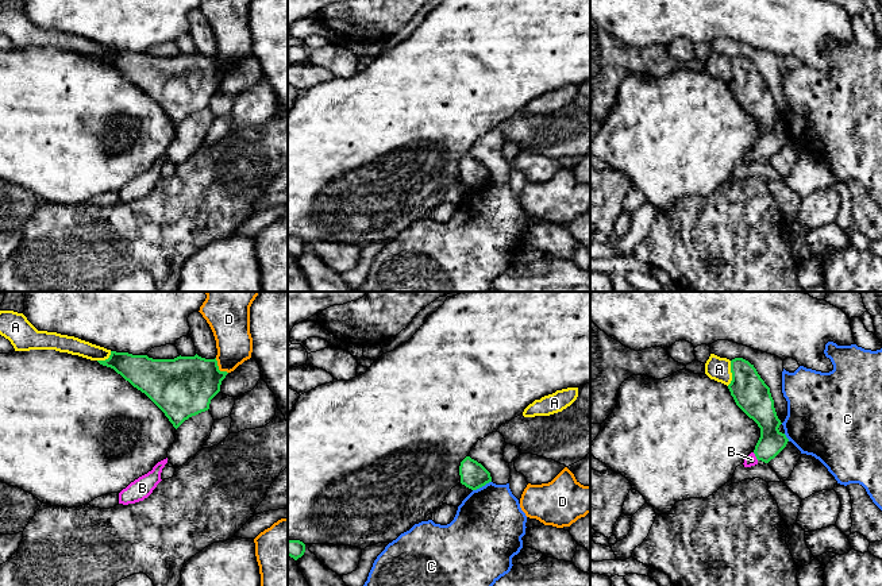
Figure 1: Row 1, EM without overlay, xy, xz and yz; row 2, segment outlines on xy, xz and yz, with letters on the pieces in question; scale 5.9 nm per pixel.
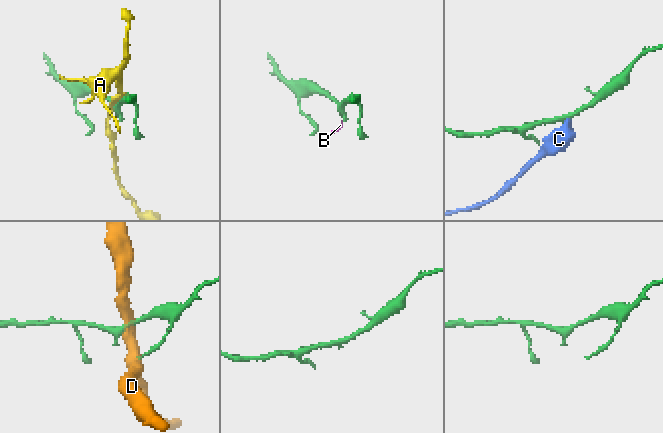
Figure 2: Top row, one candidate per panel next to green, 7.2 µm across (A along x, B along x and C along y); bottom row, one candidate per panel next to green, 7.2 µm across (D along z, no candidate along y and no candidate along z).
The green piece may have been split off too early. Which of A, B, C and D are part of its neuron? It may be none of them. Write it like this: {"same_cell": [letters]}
{"same_cell": ["B"]}

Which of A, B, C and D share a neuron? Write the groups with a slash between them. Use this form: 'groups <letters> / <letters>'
groups A / B / C / D

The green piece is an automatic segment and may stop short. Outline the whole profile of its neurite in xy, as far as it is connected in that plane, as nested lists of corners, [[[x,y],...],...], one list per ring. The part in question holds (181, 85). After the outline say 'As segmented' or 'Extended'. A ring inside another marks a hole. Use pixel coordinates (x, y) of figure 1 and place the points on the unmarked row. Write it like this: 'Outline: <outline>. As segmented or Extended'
Outline: [[[111,49],[100,62],[113,66],[134,85],[145,90],[177,127],[185,117],[209,107],[211,97],[220,89],[222,78],[228,72],[220,69],[217,58],[199,54],[177,54],[174,57],[153,57],[147,53]]]. As segmented

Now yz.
Outline: [[[735,55],[731,58],[731,70],[732,78],[728,82],[731,93],[733,95],[736,103],[760,126],[760,135],[755,147],[744,157],[743,162],[744,165],[751,165],[758,162],[759,158],[769,161],[786,144],[789,139],[786,132],[778,127],[782,120],[777,113],[770,85],[760,76],[754,62],[743,55]]]. Extended

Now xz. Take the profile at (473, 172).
Outline: [[[466,154],[459,163],[461,181],[471,188],[477,188],[492,180],[490,170],[477,158]]]. As segmented

